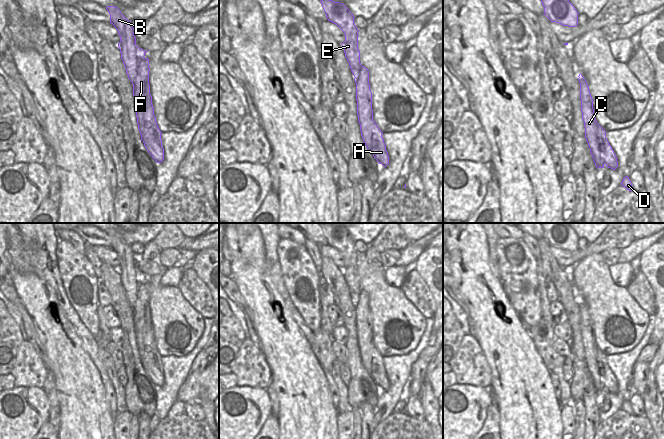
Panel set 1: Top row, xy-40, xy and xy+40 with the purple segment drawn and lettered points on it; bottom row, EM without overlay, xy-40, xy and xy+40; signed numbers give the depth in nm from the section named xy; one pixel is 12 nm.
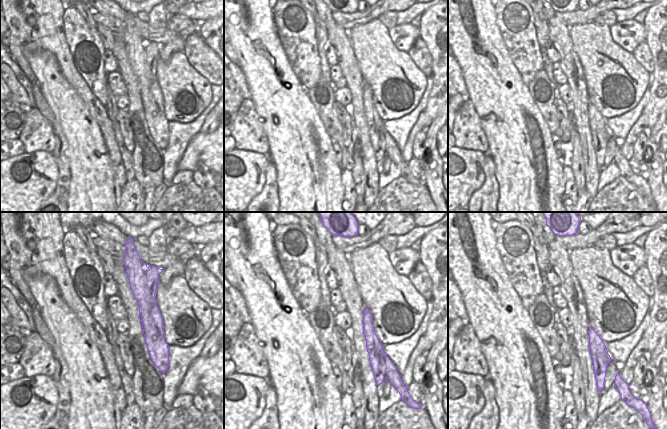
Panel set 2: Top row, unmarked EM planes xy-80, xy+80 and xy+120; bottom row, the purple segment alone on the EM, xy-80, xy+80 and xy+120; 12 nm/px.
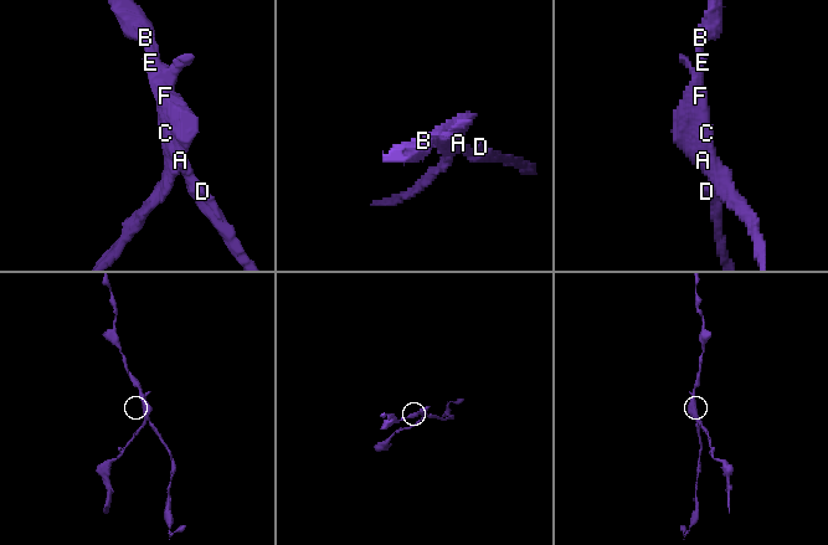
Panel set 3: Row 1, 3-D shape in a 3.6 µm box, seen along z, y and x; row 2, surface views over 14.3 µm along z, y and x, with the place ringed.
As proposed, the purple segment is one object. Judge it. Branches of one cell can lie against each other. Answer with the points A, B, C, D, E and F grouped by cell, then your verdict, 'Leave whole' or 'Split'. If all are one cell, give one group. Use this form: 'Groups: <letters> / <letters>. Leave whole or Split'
Groups: A B D E / C F. Split

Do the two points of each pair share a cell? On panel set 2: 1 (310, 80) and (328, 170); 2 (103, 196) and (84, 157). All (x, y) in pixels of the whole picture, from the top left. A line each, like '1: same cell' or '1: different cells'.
1: different cells
2: same cell

